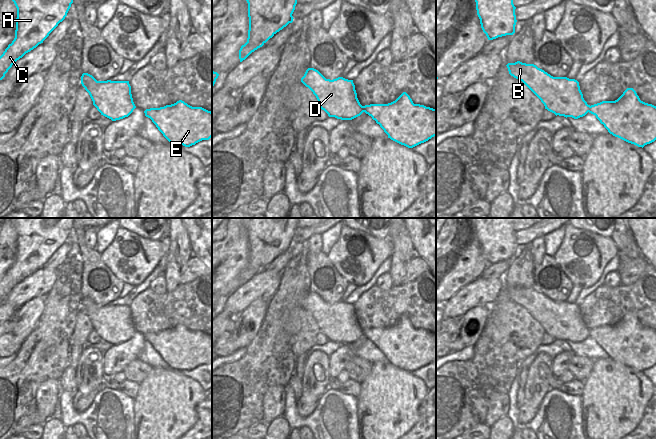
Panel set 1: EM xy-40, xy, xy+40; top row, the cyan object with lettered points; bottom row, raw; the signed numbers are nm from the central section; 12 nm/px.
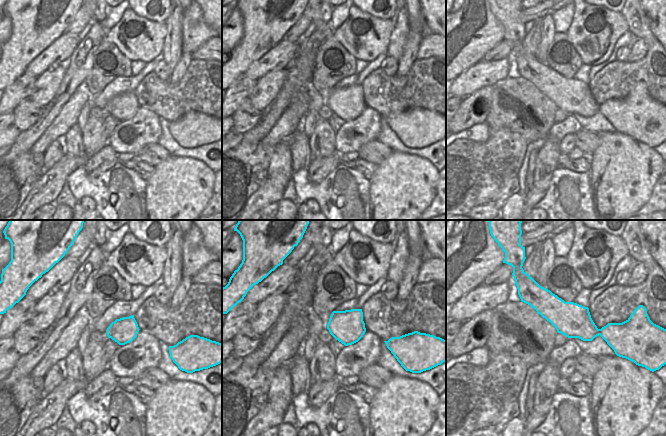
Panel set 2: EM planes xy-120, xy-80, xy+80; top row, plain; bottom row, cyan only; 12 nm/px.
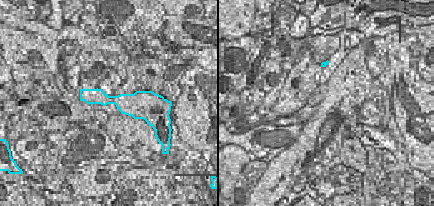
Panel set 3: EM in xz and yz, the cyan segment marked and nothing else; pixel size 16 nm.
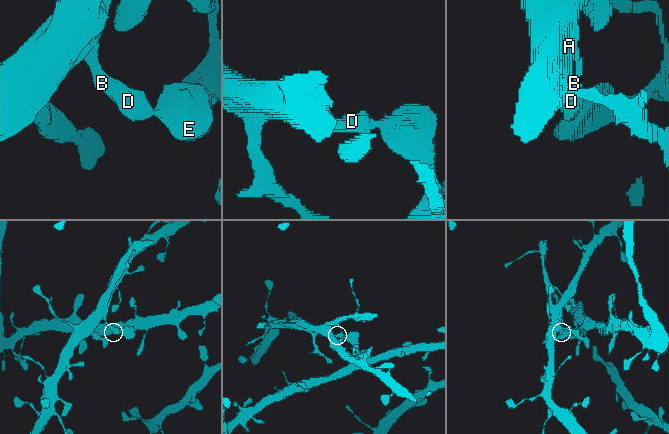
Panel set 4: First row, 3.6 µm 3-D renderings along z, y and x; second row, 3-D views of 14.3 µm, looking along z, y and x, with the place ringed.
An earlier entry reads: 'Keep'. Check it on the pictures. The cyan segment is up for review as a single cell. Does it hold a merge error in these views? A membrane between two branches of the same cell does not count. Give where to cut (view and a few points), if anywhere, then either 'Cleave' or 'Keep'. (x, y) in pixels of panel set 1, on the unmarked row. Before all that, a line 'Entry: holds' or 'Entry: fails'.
Entry: fails
Split along xy (363, 330), (364, 335). Cleave

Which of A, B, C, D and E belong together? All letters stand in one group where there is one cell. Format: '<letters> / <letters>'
A B C D / E

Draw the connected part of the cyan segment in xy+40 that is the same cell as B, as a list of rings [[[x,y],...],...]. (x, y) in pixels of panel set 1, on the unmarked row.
[[[508,287],[509,298],[522,305],[556,340],[578,343],[589,336],[579,306],[567,301],[553,301],[534,288]]]

